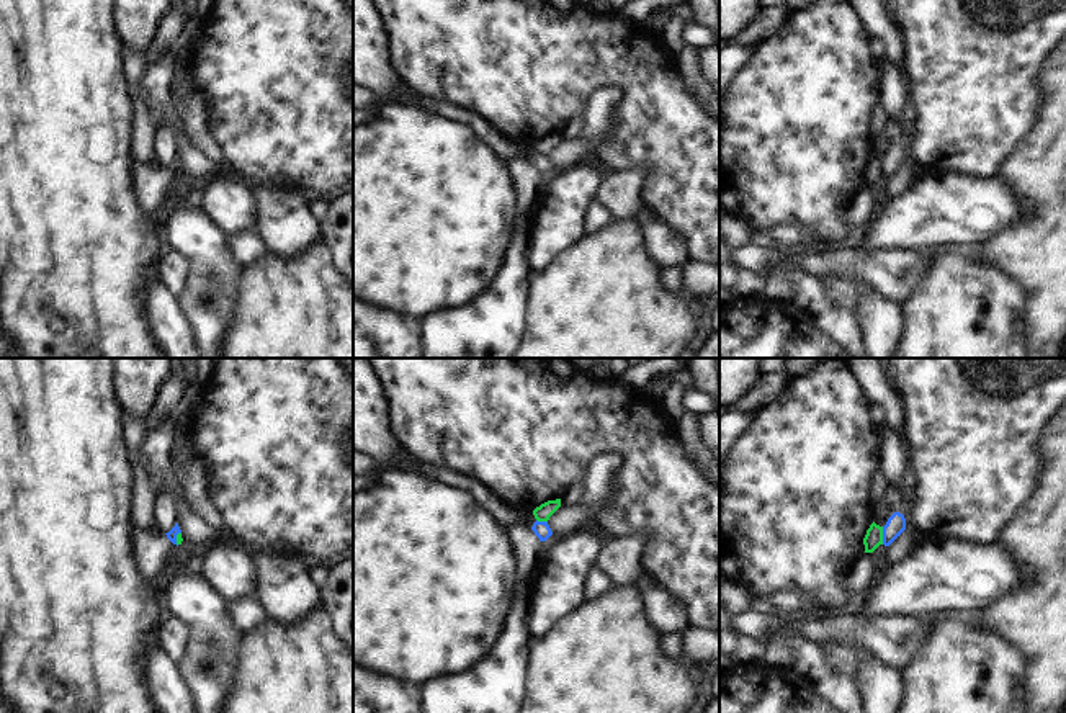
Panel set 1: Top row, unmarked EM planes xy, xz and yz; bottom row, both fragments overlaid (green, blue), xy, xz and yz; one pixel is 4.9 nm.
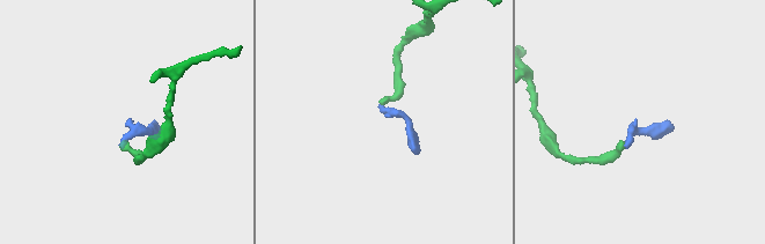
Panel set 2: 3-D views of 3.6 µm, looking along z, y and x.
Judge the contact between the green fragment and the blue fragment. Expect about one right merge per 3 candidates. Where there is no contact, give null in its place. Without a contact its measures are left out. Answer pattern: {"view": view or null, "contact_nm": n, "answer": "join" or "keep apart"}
{"view": "yz", "contact_nm": 90, "answer": "keep apart"}

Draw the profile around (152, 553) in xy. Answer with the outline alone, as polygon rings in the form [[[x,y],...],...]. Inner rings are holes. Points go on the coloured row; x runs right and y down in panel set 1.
[[[178,523],[168,533],[136,530],[129,533],[132,564],[146,589],[159,592],[168,572],[175,567]]]

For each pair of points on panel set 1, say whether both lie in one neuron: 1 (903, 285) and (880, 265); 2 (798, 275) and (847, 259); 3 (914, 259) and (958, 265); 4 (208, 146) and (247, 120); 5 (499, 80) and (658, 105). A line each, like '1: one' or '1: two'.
1: one
2: two
3: two
4: two
5: one

